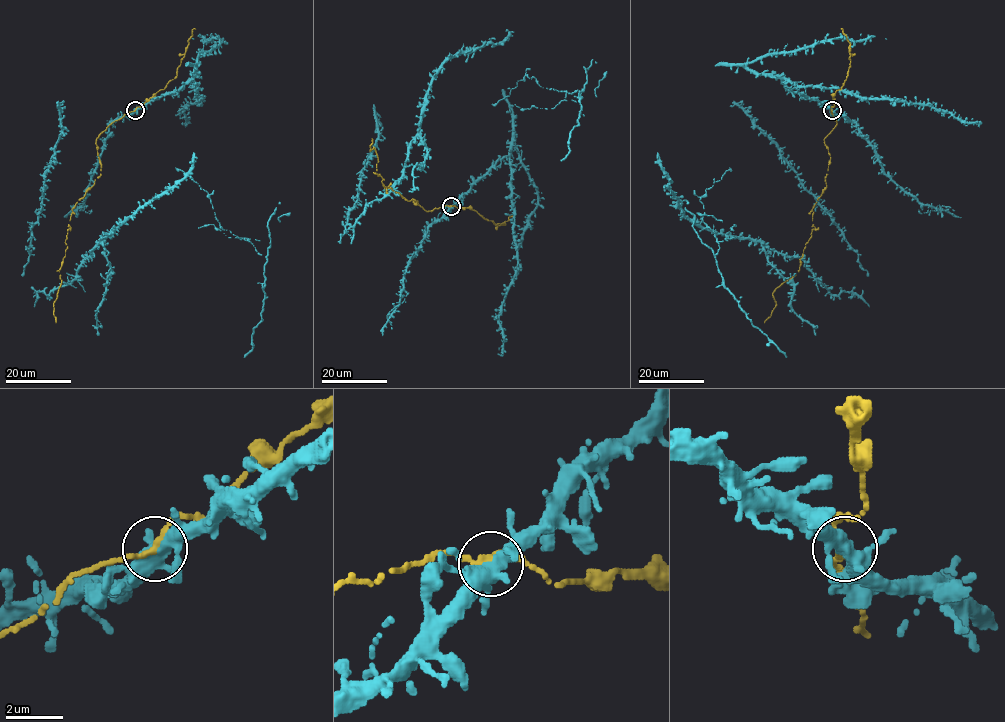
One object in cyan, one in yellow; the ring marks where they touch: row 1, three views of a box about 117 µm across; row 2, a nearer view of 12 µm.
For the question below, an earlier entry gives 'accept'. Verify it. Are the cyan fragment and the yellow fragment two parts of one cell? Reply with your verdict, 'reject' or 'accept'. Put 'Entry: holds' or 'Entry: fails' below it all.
reject
Entry: fails

